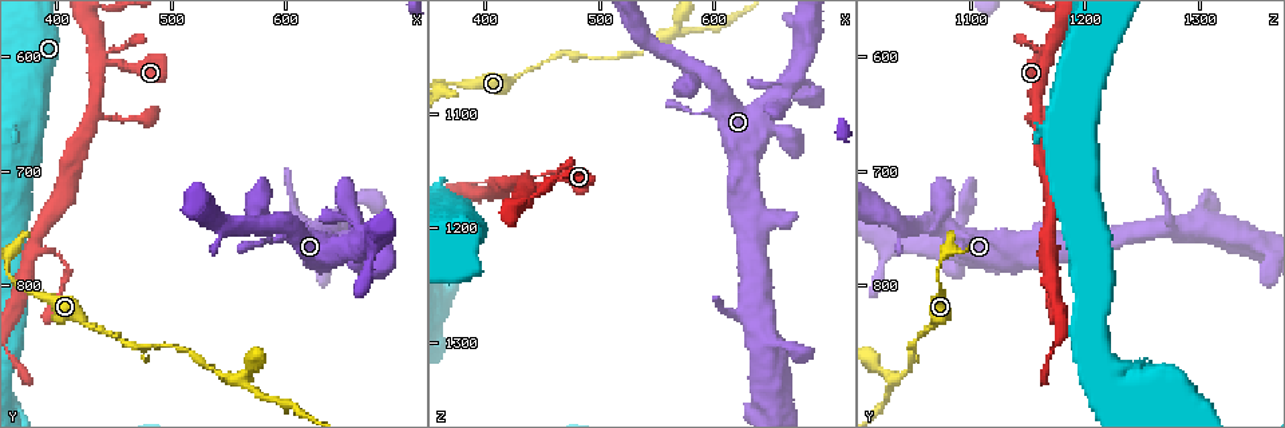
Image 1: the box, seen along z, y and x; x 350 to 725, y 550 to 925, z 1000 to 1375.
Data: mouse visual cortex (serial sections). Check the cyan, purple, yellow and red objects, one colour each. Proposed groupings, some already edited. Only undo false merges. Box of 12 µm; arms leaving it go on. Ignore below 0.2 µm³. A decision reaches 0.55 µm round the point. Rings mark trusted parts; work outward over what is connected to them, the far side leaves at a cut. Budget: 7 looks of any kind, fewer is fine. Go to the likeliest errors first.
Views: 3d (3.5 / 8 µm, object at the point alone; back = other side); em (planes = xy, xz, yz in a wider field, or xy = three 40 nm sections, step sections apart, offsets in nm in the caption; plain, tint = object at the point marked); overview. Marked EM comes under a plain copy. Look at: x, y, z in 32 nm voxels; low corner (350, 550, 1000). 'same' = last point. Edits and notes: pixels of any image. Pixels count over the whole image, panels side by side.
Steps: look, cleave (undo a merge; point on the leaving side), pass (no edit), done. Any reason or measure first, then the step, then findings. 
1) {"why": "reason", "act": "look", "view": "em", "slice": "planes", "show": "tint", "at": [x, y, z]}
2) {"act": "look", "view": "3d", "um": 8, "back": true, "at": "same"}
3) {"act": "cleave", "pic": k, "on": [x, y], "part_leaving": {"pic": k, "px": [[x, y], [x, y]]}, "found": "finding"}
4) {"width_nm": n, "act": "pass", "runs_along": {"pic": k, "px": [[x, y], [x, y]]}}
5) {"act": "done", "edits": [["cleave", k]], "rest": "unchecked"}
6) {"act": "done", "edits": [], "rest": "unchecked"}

{"why": "arms part here", "act": "look", "view": "3d", "um": 3.5, "at": [438, 604, 1164]}

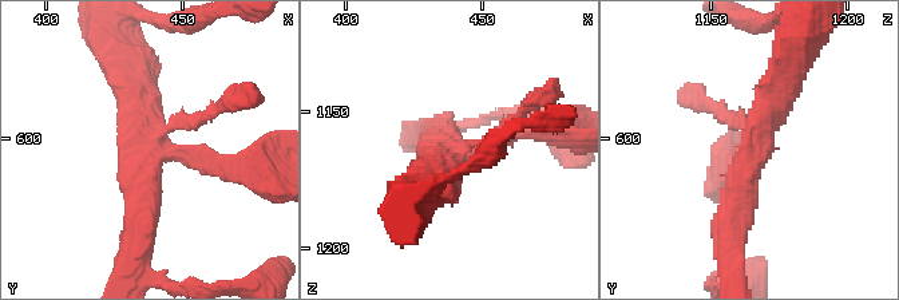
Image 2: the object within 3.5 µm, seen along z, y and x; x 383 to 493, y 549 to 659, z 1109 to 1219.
{"why": "need the tissue", "act": "look", "view": "em", "slice": "xy", "step": 2, "show": "tint", "at": [440, 604, 1166]}

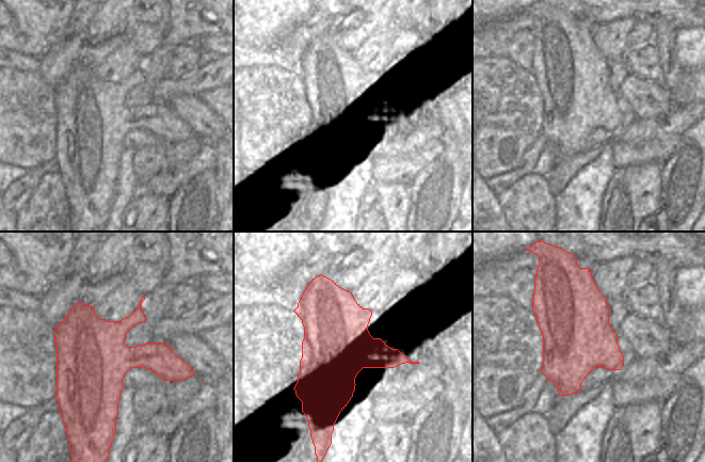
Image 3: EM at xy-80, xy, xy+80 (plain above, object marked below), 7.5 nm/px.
{"act": "pass", "runs_along": {"pic": 2, "px": [[236, 164], [153, 152], [141, 233]]}, "found": "all the same cell"}

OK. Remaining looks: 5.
{"act": "look", "view": "3d", "um": 8, "at": [504, 856, 1052]}

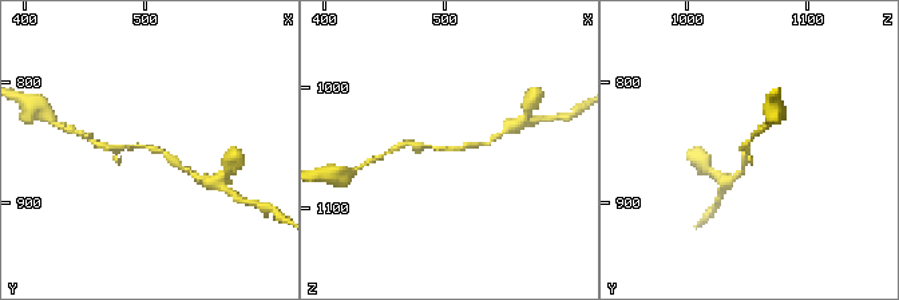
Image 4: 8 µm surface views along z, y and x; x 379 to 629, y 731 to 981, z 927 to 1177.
{"why": "zoom in", "act": "look", "view": "3d", "um": 3.5, "at": [504, 854, 1050]}

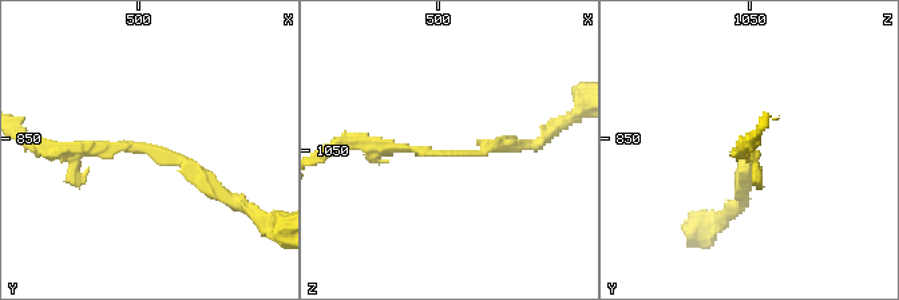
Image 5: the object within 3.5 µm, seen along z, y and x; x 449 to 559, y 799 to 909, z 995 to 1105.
{"arm_widths_nm": [200, 200], "why": "shape alone is not enough", "act": "look", "view": "em", "slice": "xy", "step": 5, "show": "tint", "at": [504, 854, 1051]}

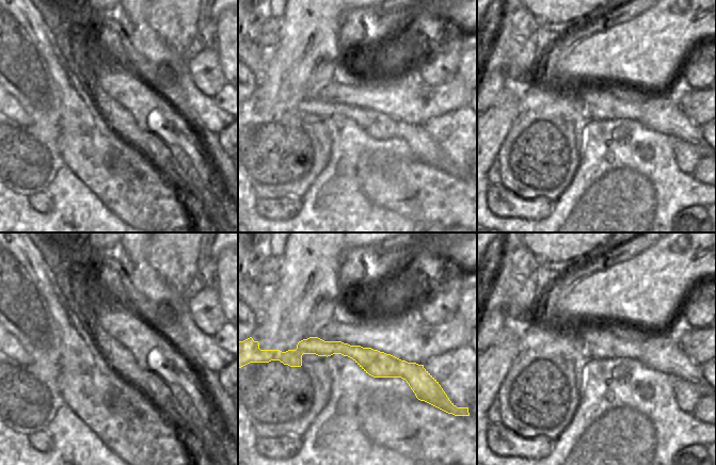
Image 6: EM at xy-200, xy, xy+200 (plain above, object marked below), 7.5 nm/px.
{"width_nm": 200, "act": "pass", "runs_along": {"pic": 5, "px": [[58, 149], [165, 149], [222, 194]]}, "found": "one cell here"}

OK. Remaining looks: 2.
{"why": "three-way junction", "act": "look", "view": "3d", "um": 3.5, "at": [558, 882, 1030]}

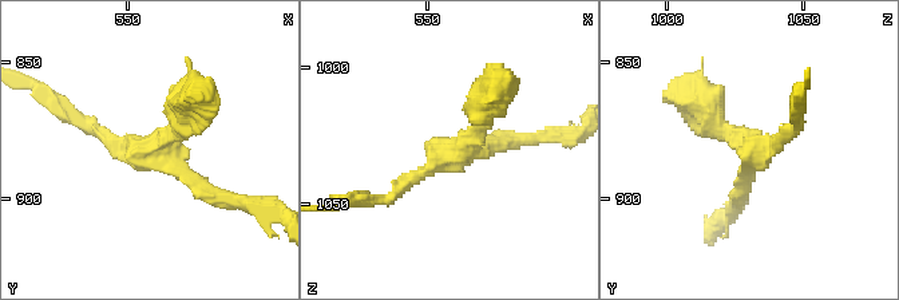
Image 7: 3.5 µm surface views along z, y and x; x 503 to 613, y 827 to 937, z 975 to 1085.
{"act": "look", "view": "em", "slice": "xy", "step": 5, "show": "tint", "at": [558, 883, 1032]}

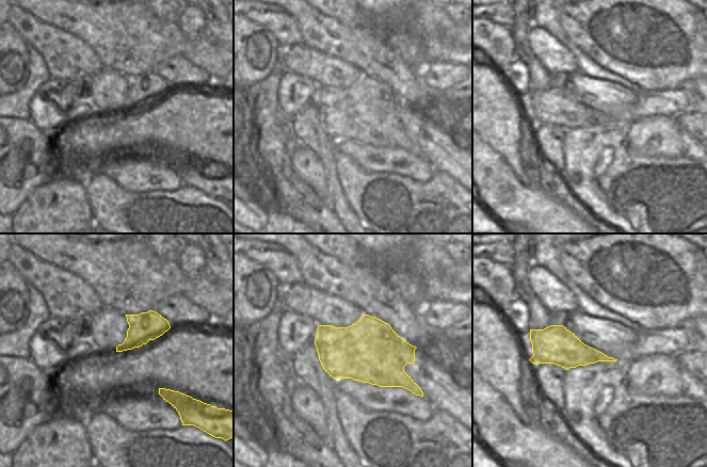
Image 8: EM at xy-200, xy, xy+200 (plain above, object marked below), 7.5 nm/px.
{"arms": 3, "arm_widths_nm": [150, 200, 250], "act": "pass", "runs_along": {"pic": 7, "px": [[379, 200], [464, 145], [490, 99]]}, "found": "all the same cell"}

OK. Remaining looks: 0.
{"act": "done", "edits": [], "rest": "unchecked"}

